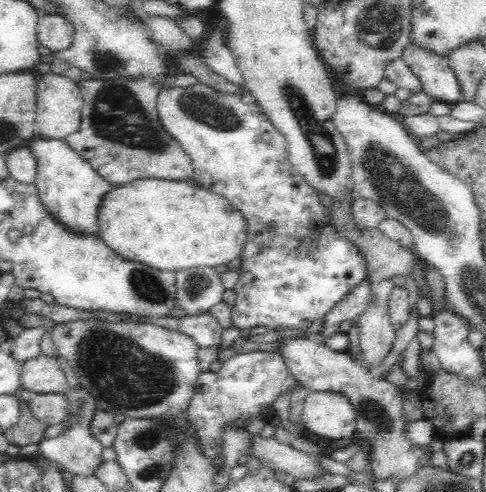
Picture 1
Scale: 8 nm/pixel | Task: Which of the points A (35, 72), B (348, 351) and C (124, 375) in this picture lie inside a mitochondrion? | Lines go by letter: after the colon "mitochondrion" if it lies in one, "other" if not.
A: other
B: other
C: mitochondrion

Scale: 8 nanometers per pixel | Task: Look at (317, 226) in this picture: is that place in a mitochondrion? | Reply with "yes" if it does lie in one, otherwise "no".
no

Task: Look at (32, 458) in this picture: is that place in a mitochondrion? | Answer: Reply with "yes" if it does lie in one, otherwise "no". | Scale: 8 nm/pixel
no

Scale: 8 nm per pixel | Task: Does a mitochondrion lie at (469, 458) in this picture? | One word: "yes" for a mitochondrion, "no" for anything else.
yes

